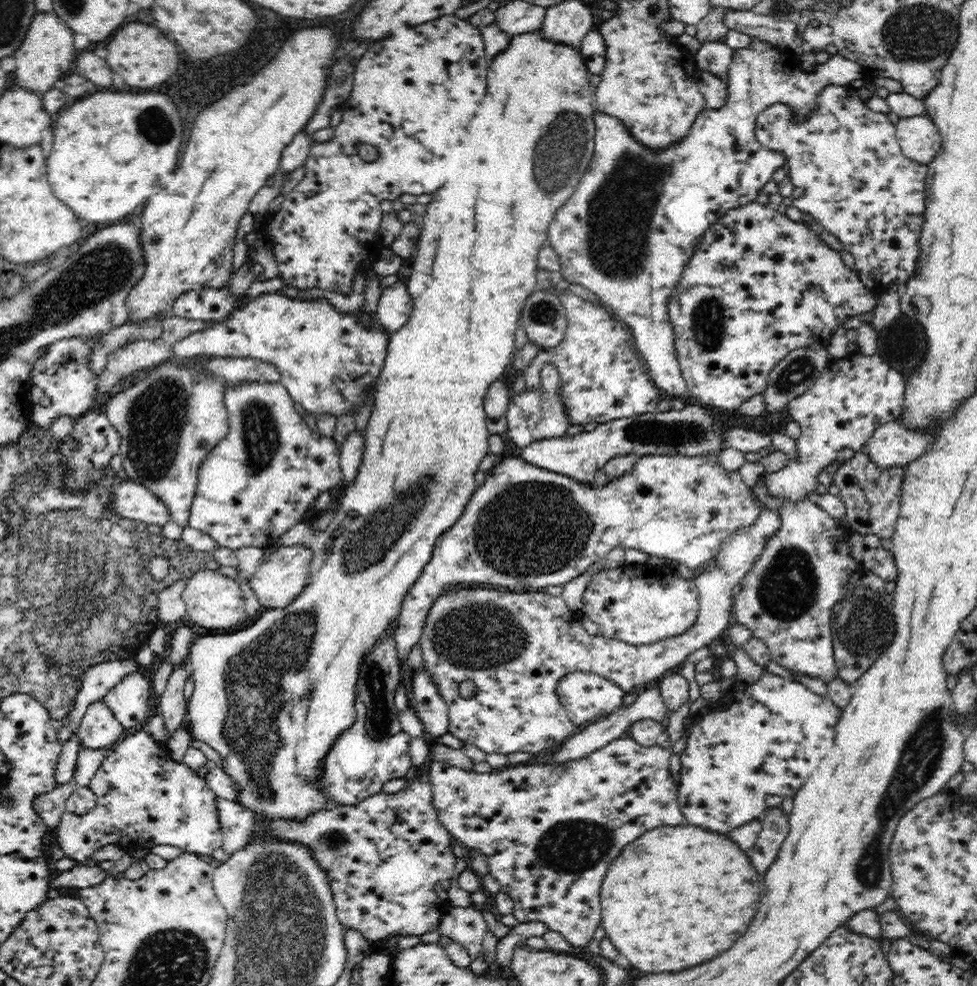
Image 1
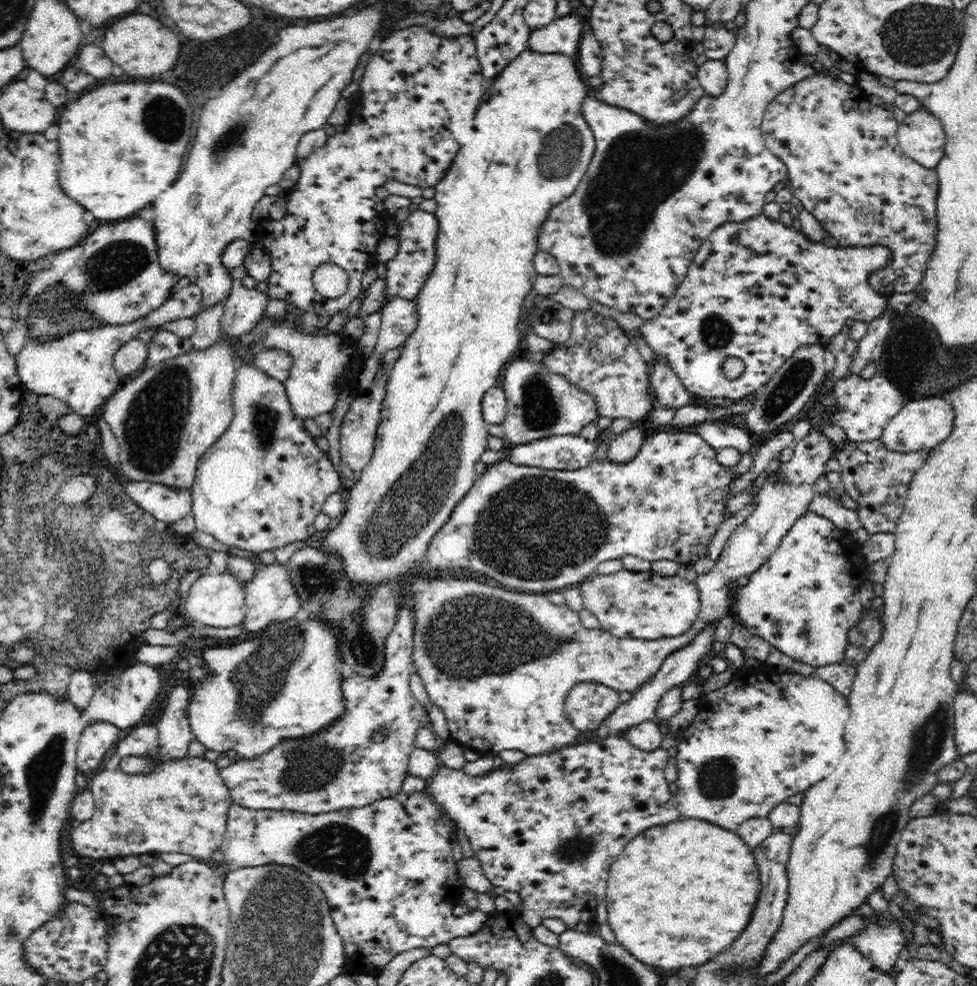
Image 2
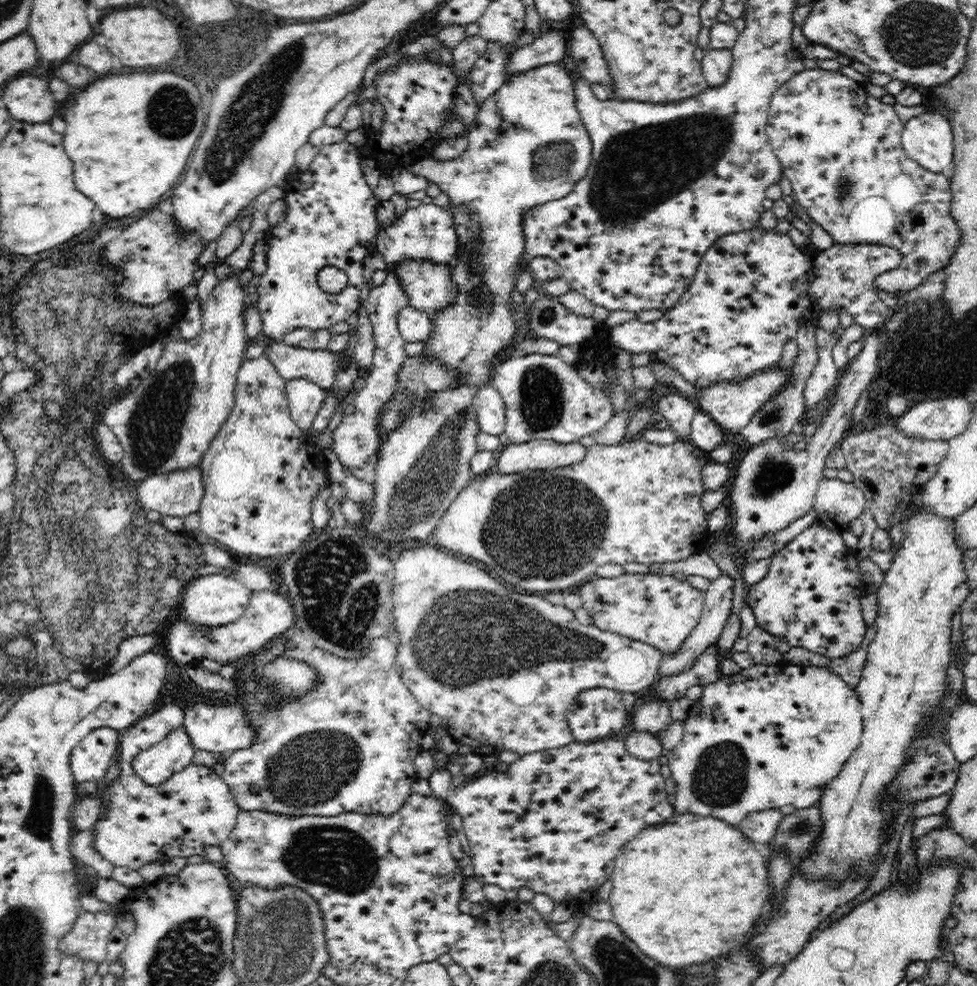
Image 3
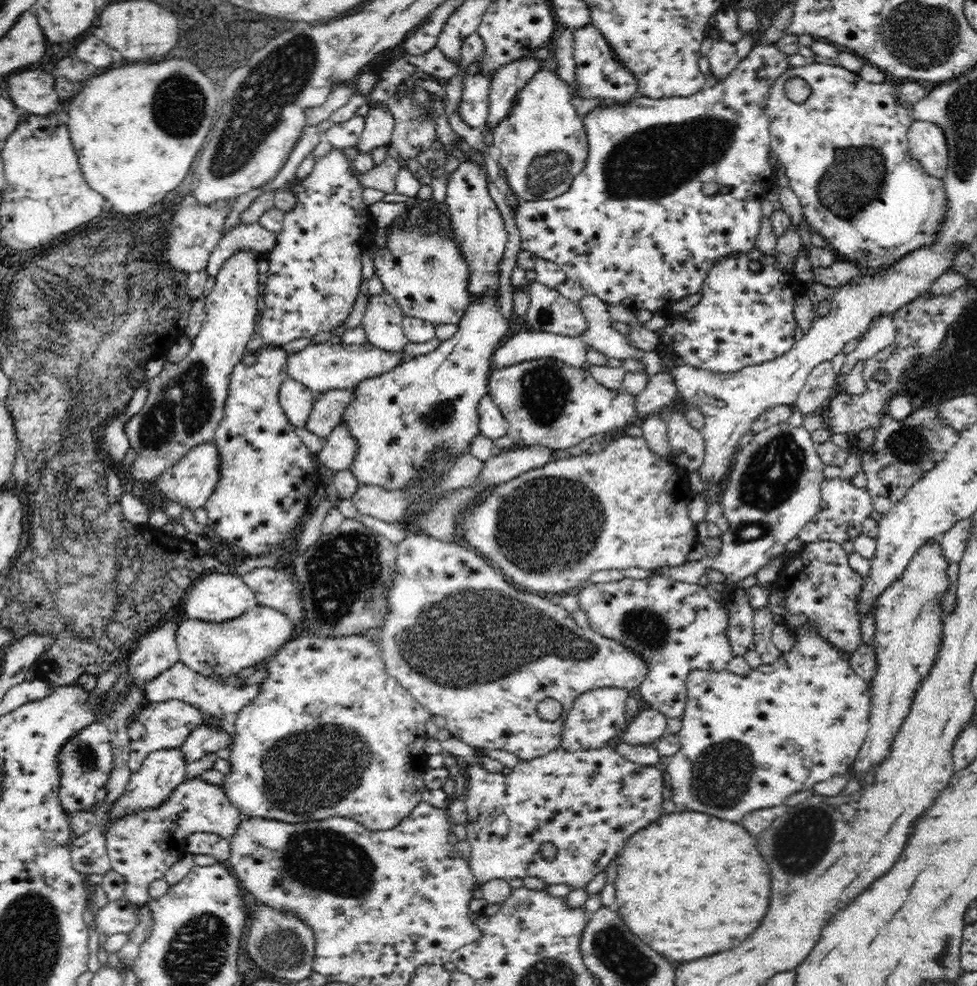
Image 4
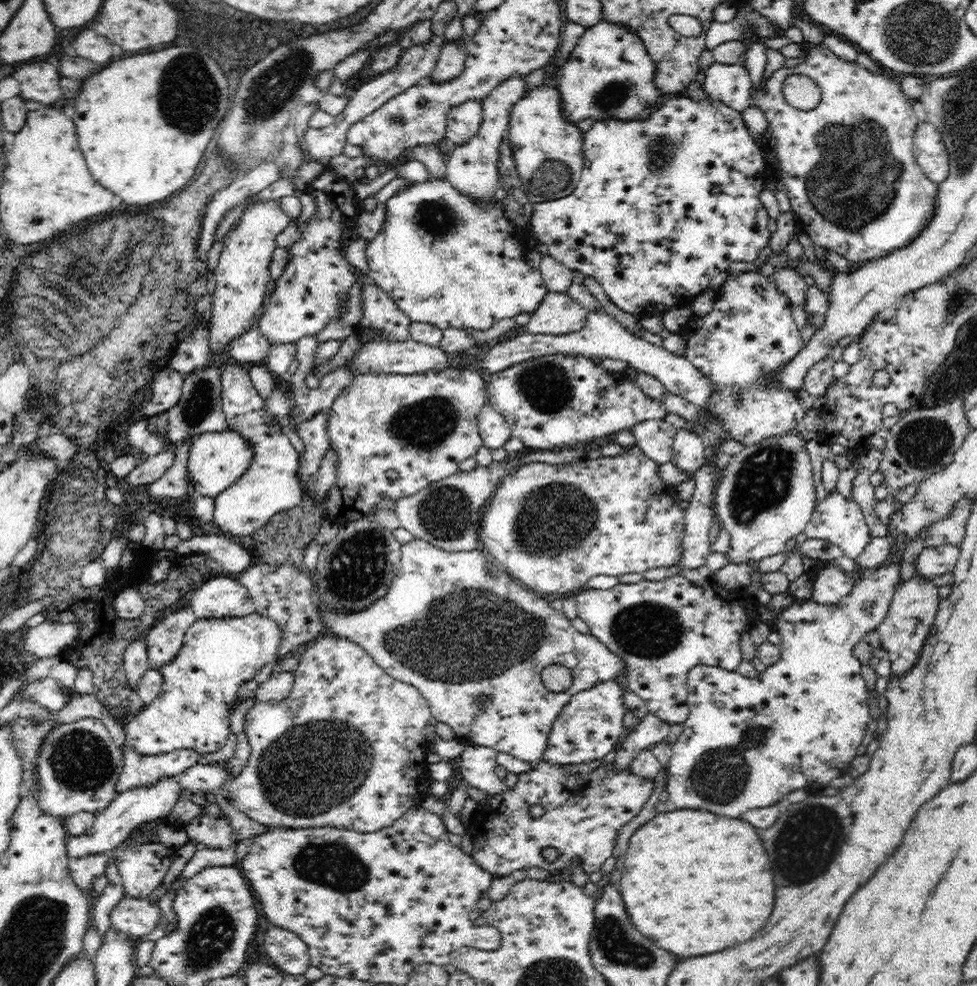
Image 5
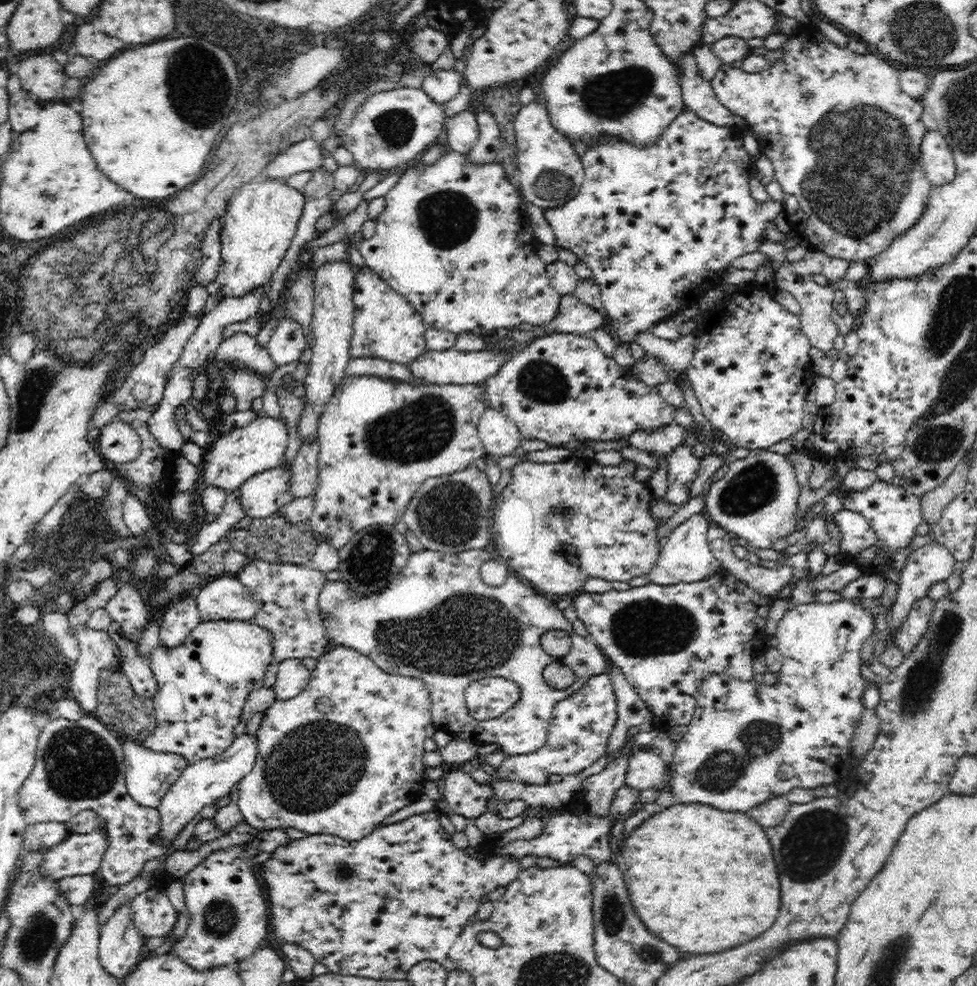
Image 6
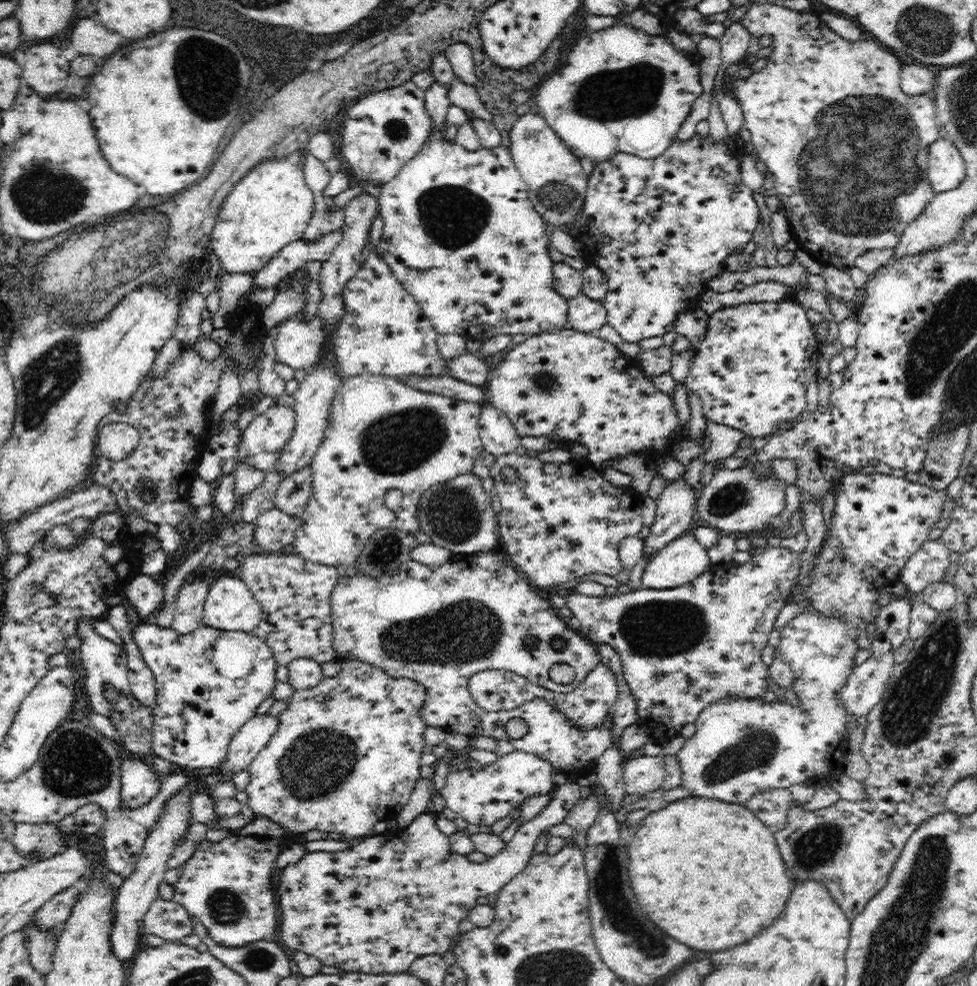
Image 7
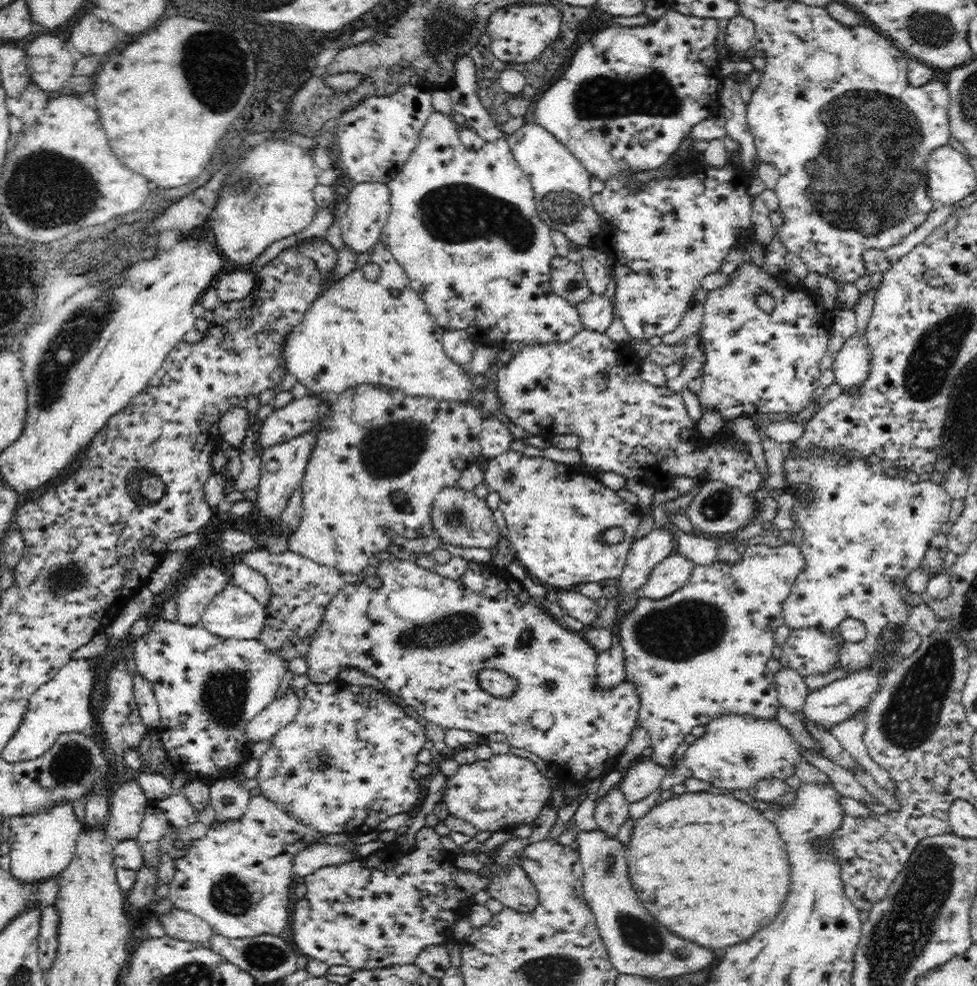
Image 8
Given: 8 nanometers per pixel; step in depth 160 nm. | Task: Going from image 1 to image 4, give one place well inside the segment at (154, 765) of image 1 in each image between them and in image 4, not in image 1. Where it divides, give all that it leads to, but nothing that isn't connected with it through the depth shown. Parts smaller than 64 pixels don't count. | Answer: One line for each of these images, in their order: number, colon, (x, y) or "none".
2: (182, 806)
3: (194, 808)
4: (142, 847)

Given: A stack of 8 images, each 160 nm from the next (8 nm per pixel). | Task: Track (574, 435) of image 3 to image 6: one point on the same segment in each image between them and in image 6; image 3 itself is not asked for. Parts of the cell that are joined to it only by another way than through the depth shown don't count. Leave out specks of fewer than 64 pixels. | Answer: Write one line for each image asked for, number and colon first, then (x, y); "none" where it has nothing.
4: (548, 403)
5: (552, 401)
6: (559, 387)

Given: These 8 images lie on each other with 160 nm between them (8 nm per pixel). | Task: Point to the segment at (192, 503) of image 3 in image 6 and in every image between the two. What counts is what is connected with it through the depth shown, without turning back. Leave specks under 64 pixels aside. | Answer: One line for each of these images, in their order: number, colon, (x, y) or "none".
4: (191, 481)
5: (217, 460)
6: (229, 461)

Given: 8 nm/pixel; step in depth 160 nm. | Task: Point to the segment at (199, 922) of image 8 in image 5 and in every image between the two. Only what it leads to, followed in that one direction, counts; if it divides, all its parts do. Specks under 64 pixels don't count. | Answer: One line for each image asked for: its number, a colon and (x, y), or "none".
5: (136, 917)
6: (154, 915)
7: (171, 921)

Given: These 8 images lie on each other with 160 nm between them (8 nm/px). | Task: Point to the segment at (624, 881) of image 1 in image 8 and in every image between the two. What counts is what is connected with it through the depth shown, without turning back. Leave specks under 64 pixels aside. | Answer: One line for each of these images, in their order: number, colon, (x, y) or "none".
2: (670, 909)
3: (686, 890)
4: (690, 885)
5: (694, 882)
6: (703, 879)
7: (712, 888)
8: (713, 870)

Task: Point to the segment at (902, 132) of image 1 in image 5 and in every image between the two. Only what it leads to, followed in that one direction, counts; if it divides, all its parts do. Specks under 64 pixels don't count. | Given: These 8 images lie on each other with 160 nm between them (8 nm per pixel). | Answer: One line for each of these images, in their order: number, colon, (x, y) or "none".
2: (921, 136)
3: (928, 139)
4: (927, 144)
5: (933, 159)

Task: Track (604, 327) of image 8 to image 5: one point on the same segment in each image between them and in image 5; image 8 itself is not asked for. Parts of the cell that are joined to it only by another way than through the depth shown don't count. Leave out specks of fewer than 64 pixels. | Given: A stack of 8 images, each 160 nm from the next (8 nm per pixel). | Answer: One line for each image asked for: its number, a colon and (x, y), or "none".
5: (559, 314)
6: (574, 317)
7: (585, 314)

